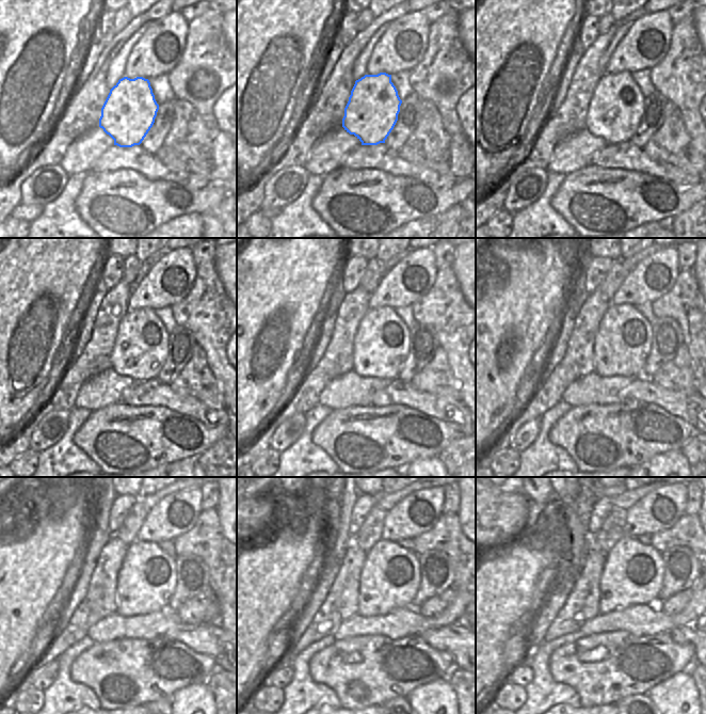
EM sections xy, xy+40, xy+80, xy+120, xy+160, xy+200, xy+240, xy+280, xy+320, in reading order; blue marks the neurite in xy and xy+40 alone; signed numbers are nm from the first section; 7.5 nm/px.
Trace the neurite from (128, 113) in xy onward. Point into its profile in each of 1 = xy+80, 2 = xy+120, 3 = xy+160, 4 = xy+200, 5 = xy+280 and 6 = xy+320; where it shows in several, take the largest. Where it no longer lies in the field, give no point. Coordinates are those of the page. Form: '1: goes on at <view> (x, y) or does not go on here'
1: goes on at xy+80 (615, 110)
2: goes on at xy+120 (140, 350)
3: goes on at xy+160 (381, 346)
4: goes on at xy+200 (623, 342)
5: goes on at xy+280 (389, 580)
6: goes on at xy+320 (632, 573)

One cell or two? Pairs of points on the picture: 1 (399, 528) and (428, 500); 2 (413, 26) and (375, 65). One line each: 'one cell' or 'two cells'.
1: one cell
2: one cell

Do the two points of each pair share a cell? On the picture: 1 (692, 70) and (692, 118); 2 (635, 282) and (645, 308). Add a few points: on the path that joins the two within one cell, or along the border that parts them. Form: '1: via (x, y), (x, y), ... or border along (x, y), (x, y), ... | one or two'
1: via (691, 82), (691, 107) | one
2: border along (651, 302), (644, 302), (636, 306) | two

